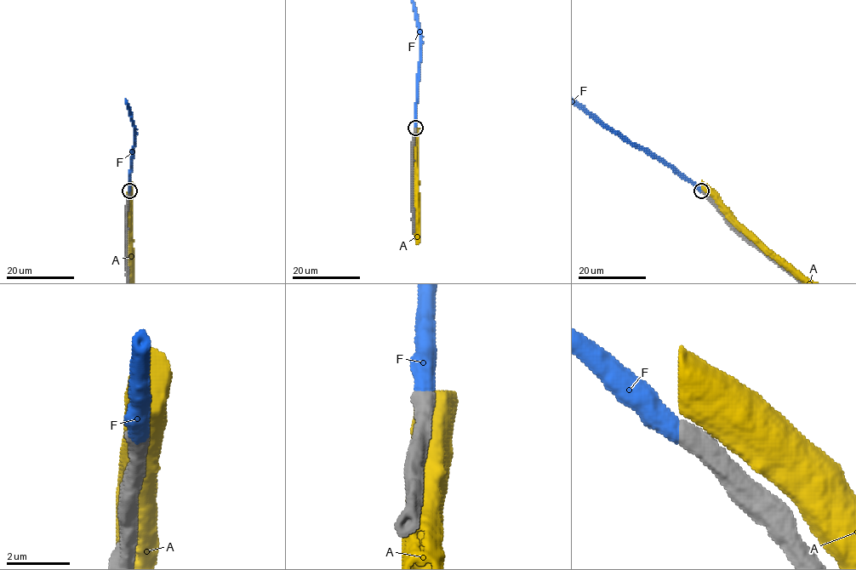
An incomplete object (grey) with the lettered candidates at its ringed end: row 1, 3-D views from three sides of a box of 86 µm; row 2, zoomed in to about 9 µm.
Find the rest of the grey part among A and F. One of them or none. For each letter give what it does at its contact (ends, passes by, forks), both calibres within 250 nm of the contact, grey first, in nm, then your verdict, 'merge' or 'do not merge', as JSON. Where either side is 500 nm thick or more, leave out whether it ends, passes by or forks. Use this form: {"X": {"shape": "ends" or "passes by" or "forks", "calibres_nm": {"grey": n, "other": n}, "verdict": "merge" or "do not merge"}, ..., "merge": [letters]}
{"A": {"calibres_nm": {"grey": 700, "other": 950}, "verdict": "do not merge"}, "F": {"calibres_nm": {"grey": 550, "other": 600}, "verdict": "merge"}, "merge": ["F"]}

